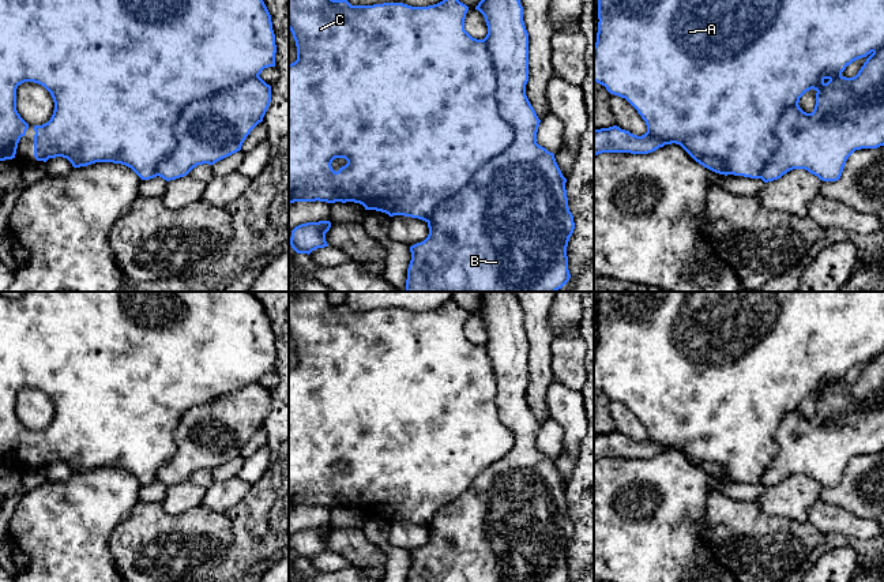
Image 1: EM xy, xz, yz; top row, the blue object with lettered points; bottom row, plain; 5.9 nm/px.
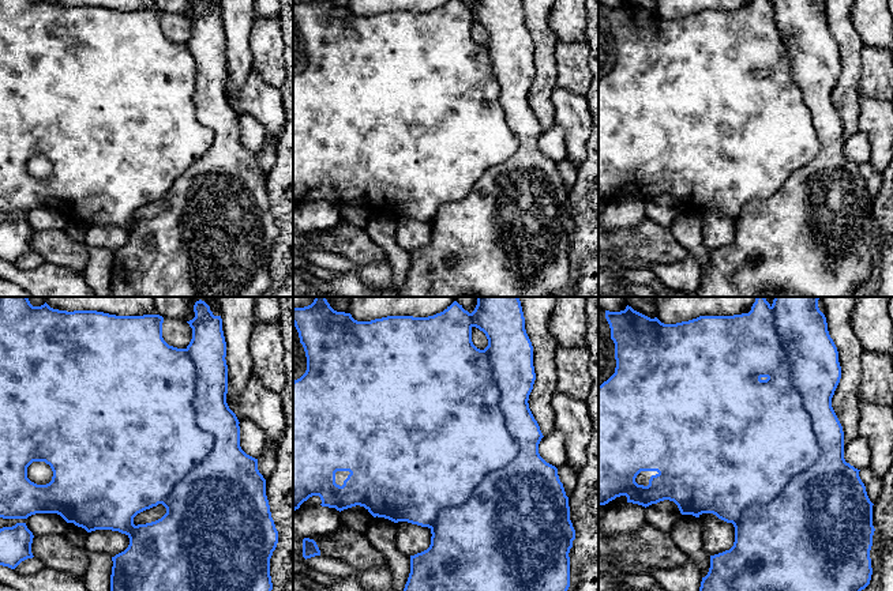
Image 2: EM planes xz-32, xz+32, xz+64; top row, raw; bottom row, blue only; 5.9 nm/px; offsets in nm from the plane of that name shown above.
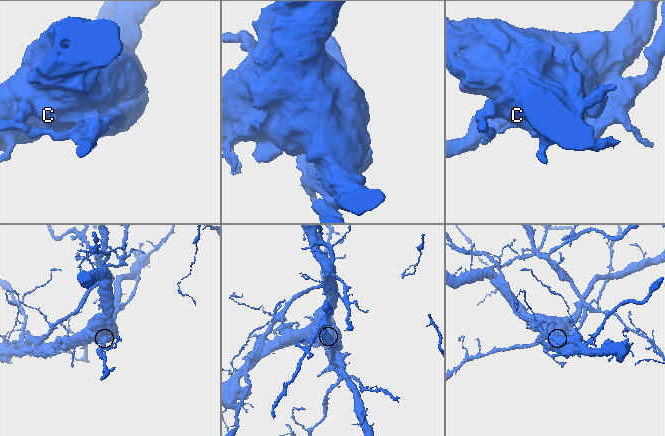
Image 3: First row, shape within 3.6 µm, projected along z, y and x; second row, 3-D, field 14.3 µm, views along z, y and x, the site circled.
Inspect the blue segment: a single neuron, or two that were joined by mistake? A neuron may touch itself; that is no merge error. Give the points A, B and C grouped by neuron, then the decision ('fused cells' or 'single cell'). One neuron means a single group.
groups A C / B; fused cells

